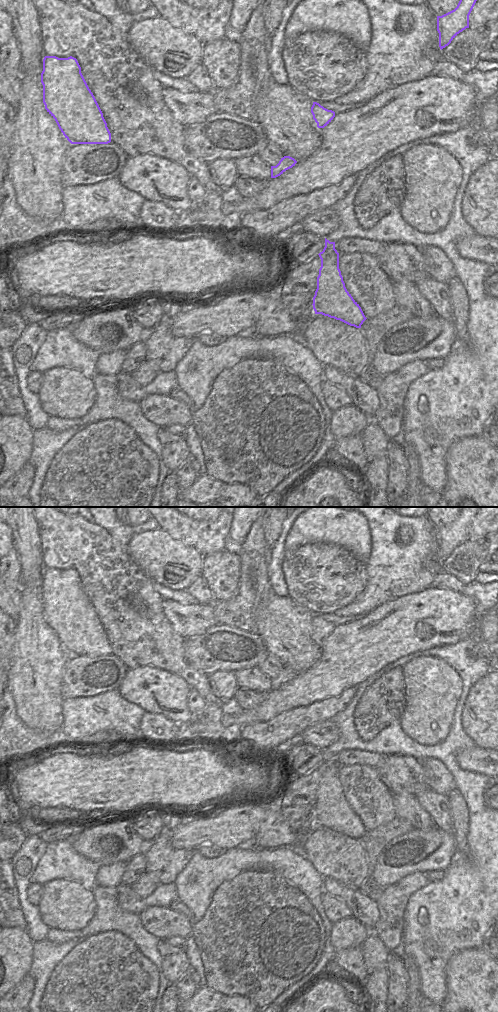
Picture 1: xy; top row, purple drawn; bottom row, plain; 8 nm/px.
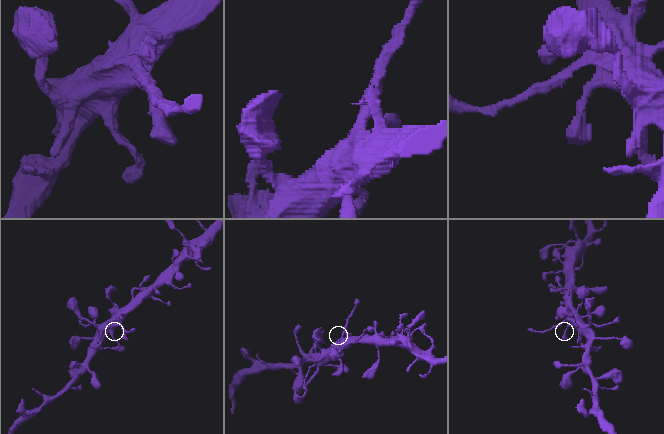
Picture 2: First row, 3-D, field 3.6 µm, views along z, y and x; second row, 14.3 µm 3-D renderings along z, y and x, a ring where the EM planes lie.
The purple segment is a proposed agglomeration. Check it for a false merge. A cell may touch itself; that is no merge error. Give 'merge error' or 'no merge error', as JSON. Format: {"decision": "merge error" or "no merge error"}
{"decision": "no merge error"}

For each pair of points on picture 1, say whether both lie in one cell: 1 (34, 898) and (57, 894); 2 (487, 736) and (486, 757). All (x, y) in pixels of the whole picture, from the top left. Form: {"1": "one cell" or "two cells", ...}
{"1": "two cells", "2": "two cells"}

